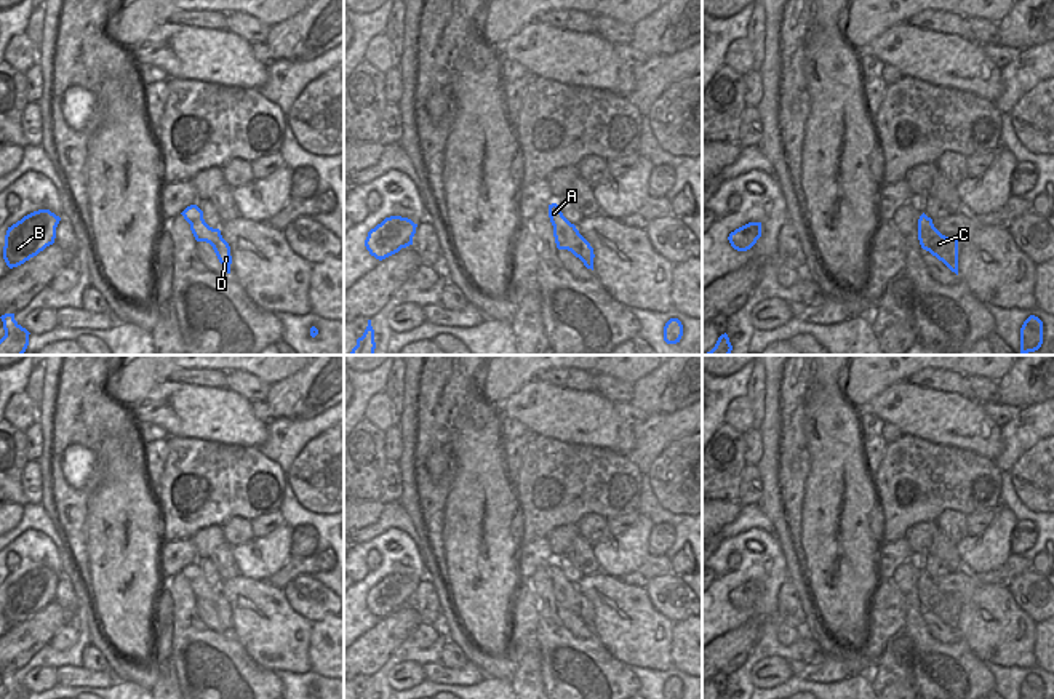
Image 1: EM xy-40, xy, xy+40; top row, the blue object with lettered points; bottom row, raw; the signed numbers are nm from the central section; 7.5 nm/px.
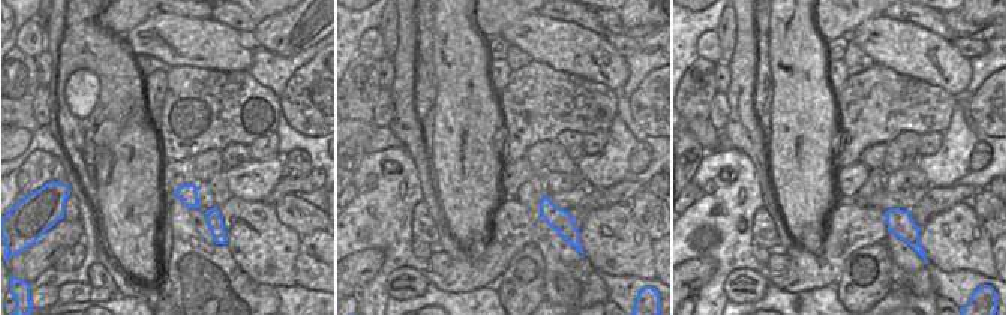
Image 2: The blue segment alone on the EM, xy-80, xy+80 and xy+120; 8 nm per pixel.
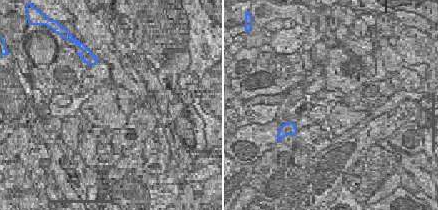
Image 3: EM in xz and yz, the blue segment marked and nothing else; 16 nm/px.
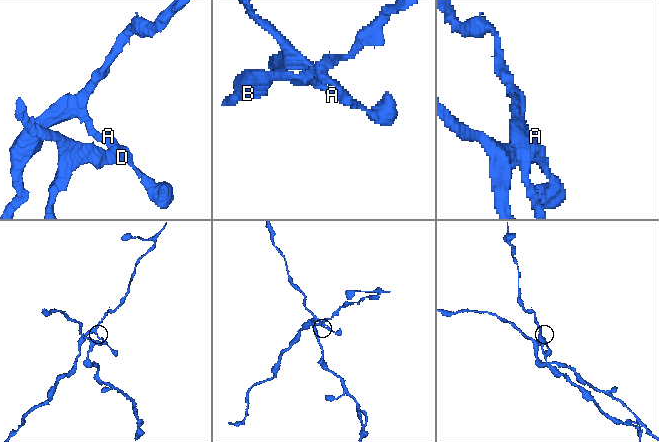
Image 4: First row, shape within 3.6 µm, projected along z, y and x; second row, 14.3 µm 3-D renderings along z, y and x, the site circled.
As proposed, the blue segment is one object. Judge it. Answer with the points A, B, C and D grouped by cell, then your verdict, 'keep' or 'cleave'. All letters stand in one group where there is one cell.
A B C / D | cleave

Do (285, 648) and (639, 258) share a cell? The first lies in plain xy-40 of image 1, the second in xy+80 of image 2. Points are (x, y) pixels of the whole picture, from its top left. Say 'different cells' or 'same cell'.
same cell

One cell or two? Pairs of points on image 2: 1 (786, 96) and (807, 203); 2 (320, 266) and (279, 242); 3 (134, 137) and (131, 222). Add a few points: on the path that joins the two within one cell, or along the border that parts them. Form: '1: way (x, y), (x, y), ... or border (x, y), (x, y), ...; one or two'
1: way (799, 123), (799, 131), (804, 135), (804, 176); one
2: border (302, 237), (296, 258), (294, 284); two
3: way (135, 158), (134, 201); one

